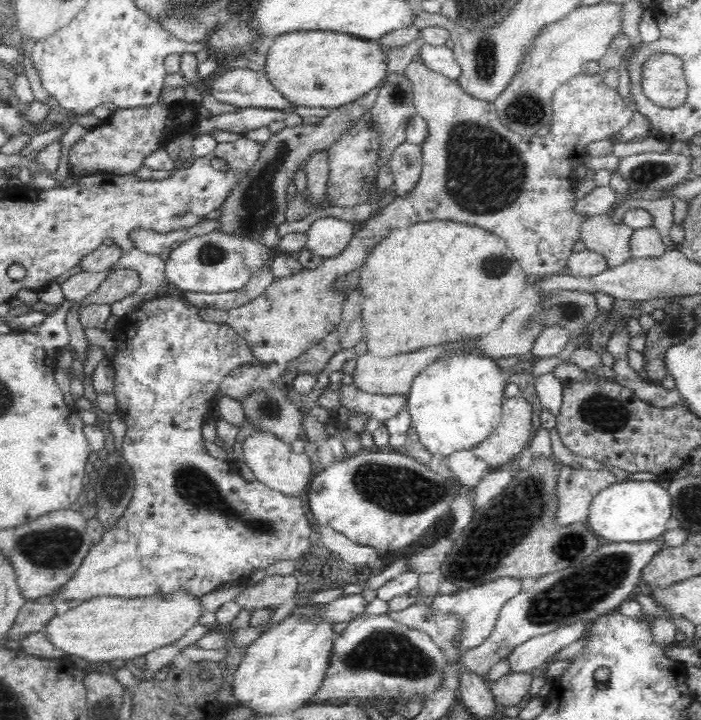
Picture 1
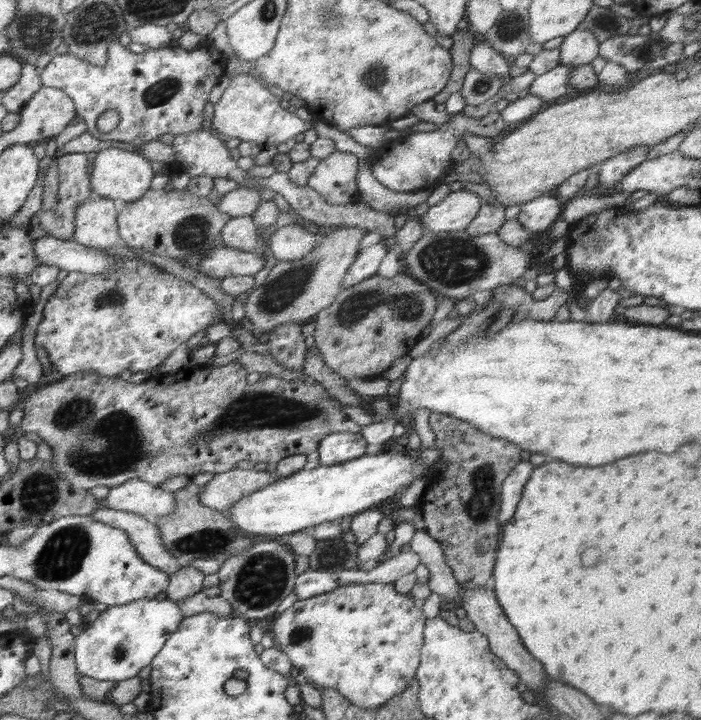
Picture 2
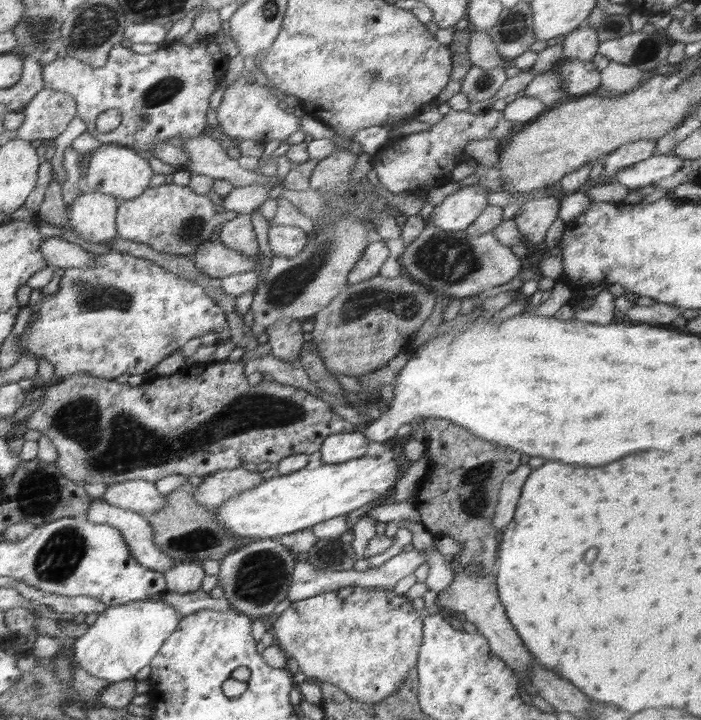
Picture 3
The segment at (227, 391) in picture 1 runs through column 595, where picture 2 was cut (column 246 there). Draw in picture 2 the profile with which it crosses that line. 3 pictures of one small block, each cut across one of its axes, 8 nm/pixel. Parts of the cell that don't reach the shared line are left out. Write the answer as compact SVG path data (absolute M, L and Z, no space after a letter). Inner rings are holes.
M240 73L230 79L230 84L213 108L209 128L215 128L233 140L254 142L264 148L284 144L286 140L295 138L294 134L310 130L310 121L304 122L296 114L284 110L276 95L272 94L266 86L262 86L256 77L246 73Z

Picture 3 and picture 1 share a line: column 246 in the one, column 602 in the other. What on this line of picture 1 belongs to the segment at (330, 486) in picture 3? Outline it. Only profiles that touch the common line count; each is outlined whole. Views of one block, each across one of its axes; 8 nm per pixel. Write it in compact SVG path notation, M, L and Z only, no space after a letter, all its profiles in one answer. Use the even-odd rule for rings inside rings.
M618 481L606 487L598 496L593 498L589 506L589 515L585 524L596 535L610 542L644 542L660 536L666 531L666 523L673 515L673 500L670 493L656 481Z

